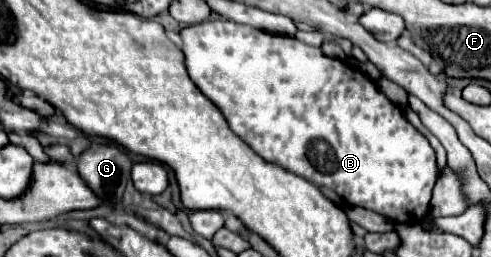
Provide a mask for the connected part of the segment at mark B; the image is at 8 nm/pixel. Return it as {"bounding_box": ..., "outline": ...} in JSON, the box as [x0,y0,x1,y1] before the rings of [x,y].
{"bounding_box":[179,20,439,222],"outline":[[[217,20],[217,22],[201,22],[201,24],[193,24],[187,26],[179,32],[183,44],[181,50],[185,54],[185,64],[189,66],[187,72],[191,76],[191,80],[197,84],[197,88],[223,112],[223,116],[227,118],[231,130],[241,136],[257,154],[261,154],[265,160],[271,160],[275,164],[281,164],[283,168],[287,168],[293,174],[303,176],[305,180],[313,182],[315,186],[327,186],[333,192],[337,192],[343,200],[347,200],[353,206],[361,206],[367,210],[375,210],[379,214],[383,214],[385,218],[393,220],[393,222],[421,222],[429,216],[429,202],[431,202],[431,190],[435,186],[435,180],[439,176],[439,168],[435,162],[435,150],[429,146],[429,142],[407,122],[407,118],[403,116],[401,108],[397,104],[393,104],[383,92],[377,90],[375,82],[371,82],[359,68],[325,56],[321,48],[309,46],[299,42],[297,38],[291,36],[279,36],[279,34],[269,34],[263,30],[257,30],[253,26],[245,26],[245,24],[237,24],[231,20]]]}

